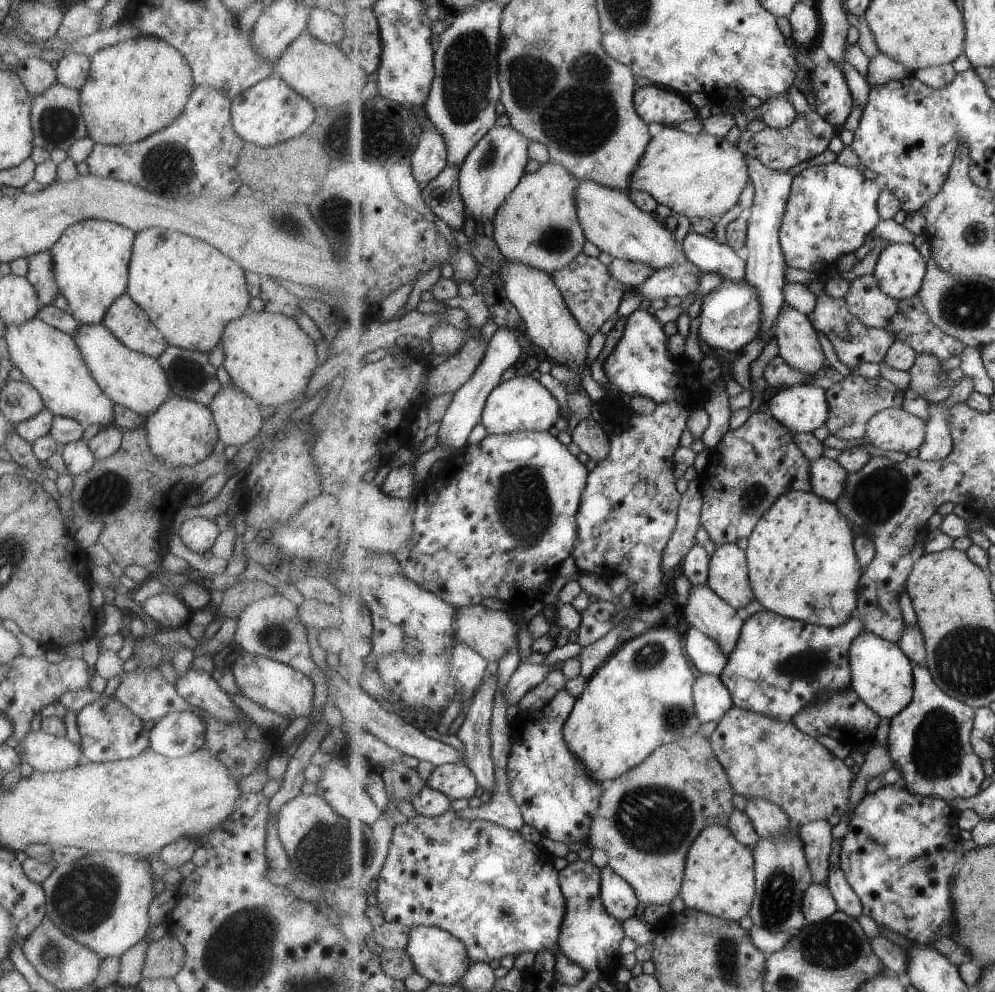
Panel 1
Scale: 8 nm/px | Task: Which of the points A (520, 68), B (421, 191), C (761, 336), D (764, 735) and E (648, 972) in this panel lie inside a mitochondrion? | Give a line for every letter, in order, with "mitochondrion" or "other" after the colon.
A: mitochondrion
B: other
C: other
D: mitochondrion
E: other

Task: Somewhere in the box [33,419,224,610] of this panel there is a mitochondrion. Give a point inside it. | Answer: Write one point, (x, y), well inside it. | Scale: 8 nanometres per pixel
(110, 492)

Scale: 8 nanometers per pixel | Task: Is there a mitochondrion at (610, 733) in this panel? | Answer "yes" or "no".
no

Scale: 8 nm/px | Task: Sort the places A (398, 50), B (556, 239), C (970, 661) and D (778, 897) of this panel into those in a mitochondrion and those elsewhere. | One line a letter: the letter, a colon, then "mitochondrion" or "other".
A: other
B: mitochondrion
C: mitochondrion
D: mitochondrion

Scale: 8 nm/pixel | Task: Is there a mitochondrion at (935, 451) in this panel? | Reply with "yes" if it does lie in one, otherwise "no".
no

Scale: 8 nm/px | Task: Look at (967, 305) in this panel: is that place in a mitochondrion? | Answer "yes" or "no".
yes

